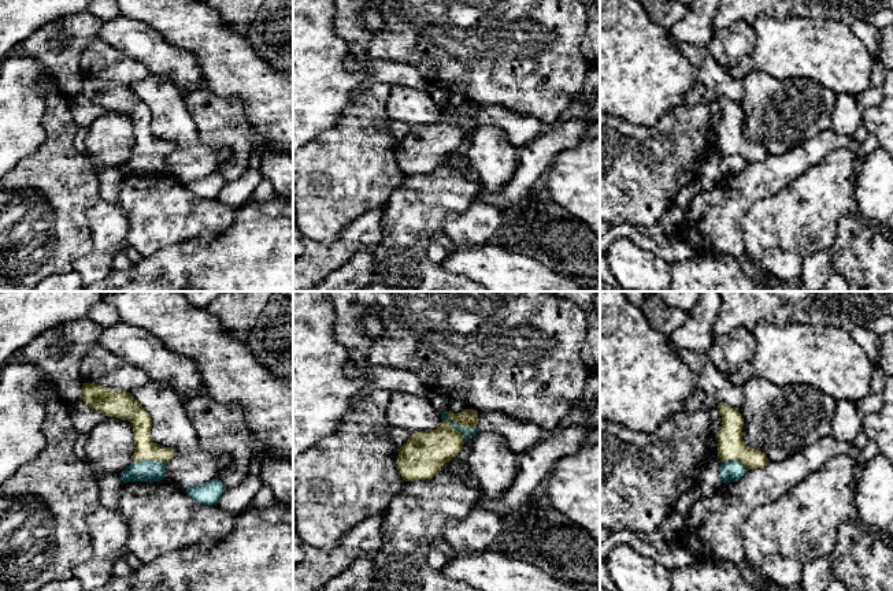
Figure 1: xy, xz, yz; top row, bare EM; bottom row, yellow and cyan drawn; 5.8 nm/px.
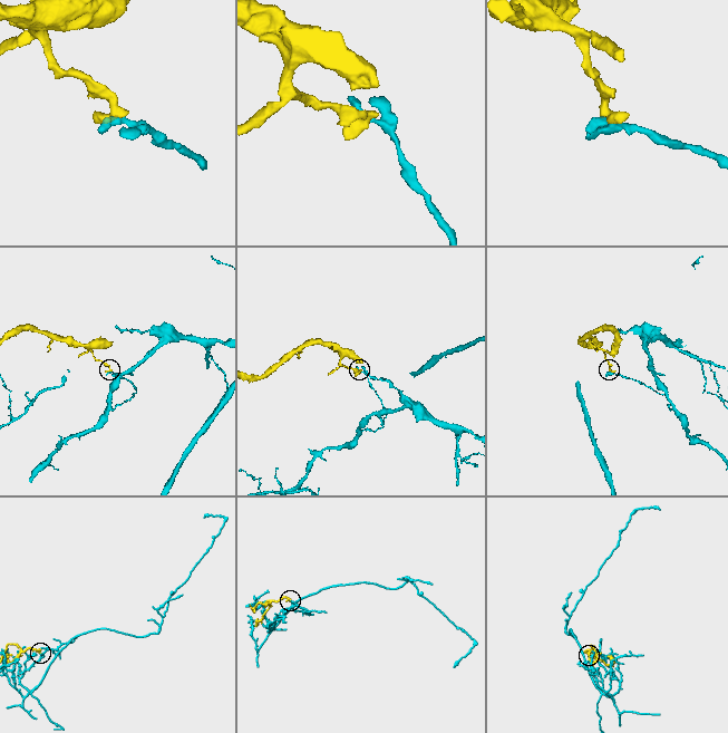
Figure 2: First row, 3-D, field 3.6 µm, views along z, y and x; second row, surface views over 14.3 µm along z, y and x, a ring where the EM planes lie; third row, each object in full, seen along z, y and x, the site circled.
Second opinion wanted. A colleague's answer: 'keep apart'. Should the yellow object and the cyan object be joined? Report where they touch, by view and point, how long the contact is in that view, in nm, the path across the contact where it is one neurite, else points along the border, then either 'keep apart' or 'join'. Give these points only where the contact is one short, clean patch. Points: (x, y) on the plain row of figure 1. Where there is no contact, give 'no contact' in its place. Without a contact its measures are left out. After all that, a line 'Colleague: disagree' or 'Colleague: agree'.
xz (459, 119) | 200 nm | along xz (443, 112), (452, 114), (462, 121), (475, 122) | keep apart
Colleague: agree

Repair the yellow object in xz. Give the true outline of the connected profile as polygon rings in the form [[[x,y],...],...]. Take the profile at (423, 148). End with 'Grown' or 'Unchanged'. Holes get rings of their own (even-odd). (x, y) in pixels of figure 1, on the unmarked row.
[[[446,114],[437,123],[412,127],[399,142],[396,160],[404,175],[426,174],[436,170],[441,160],[456,150],[464,130]]]. Unchanged

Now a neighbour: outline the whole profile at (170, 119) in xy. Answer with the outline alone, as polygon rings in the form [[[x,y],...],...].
[[[151,73],[130,88],[149,107],[155,137],[173,141],[182,149],[199,144],[197,129],[186,109],[184,93],[171,79]]]

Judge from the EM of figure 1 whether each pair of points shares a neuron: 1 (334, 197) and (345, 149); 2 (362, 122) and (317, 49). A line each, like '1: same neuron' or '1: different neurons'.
1: same neuron
2: different neurons

